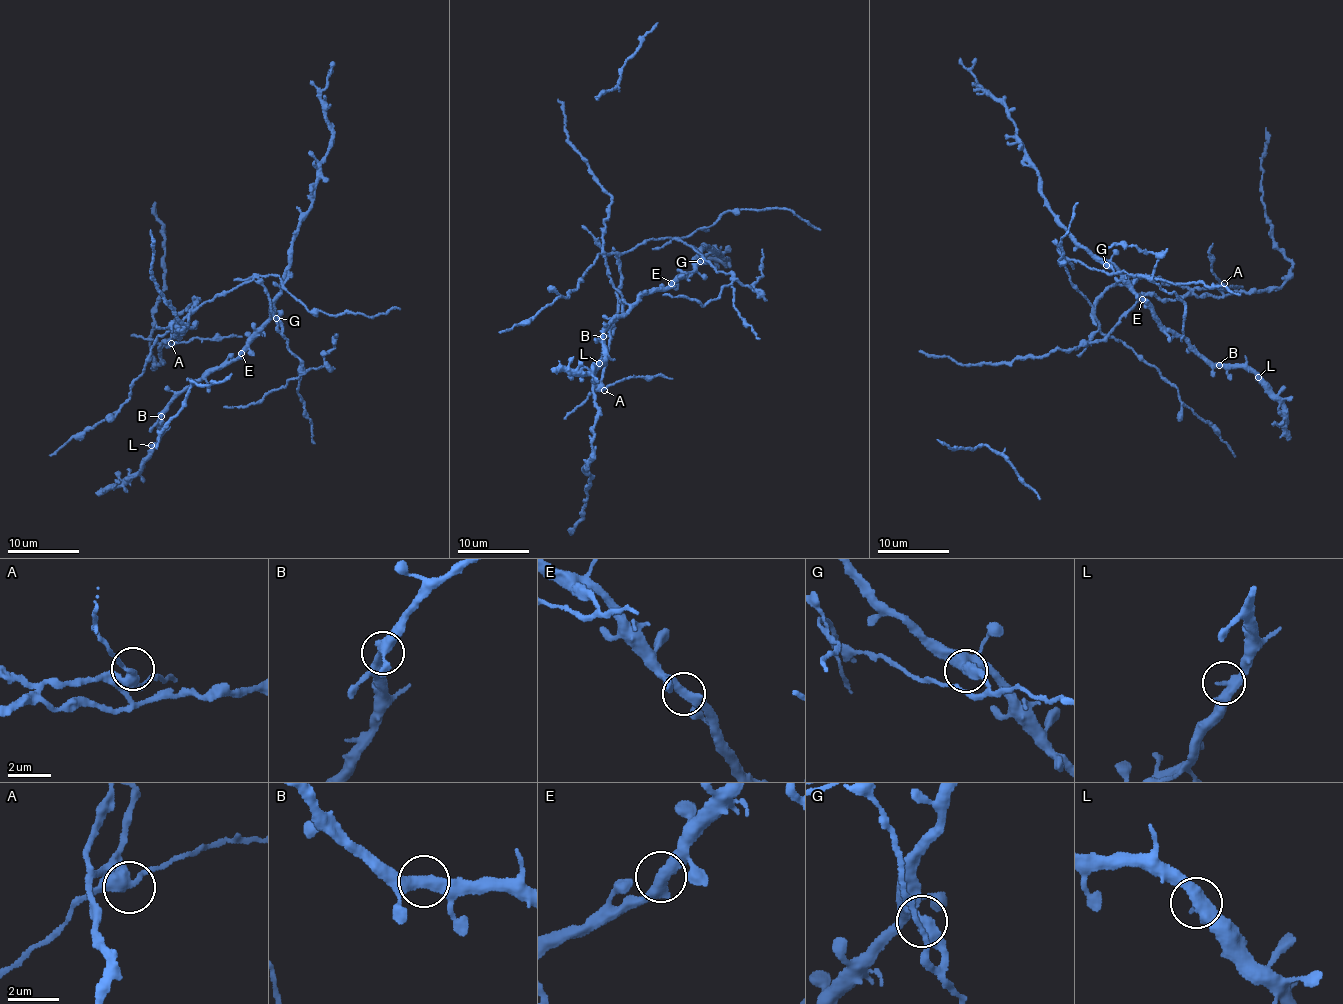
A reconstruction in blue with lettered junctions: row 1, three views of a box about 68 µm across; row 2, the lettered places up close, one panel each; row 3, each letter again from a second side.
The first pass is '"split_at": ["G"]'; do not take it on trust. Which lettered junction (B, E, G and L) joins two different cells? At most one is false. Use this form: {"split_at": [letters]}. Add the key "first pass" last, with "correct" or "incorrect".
{"split_at": ["G"], "first pass": "correct"}

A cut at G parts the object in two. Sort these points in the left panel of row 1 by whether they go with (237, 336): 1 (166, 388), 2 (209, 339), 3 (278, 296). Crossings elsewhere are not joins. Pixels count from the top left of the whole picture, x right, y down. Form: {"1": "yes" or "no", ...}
{"1": "no", "2": "yes", "3": "no"}

